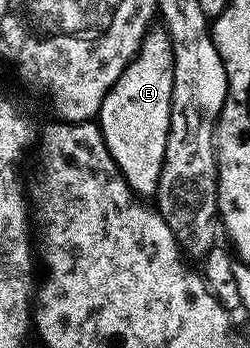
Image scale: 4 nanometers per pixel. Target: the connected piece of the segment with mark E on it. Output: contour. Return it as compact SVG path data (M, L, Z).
M153 26L141 39L141 49L137 55L123 70L123 74L119 74L107 98L103 98L99 113L99 127L107 150L129 187L141 198L152 197L159 186L159 174L163 170L163 158L167 150L172 89L171 38L164 27Z

